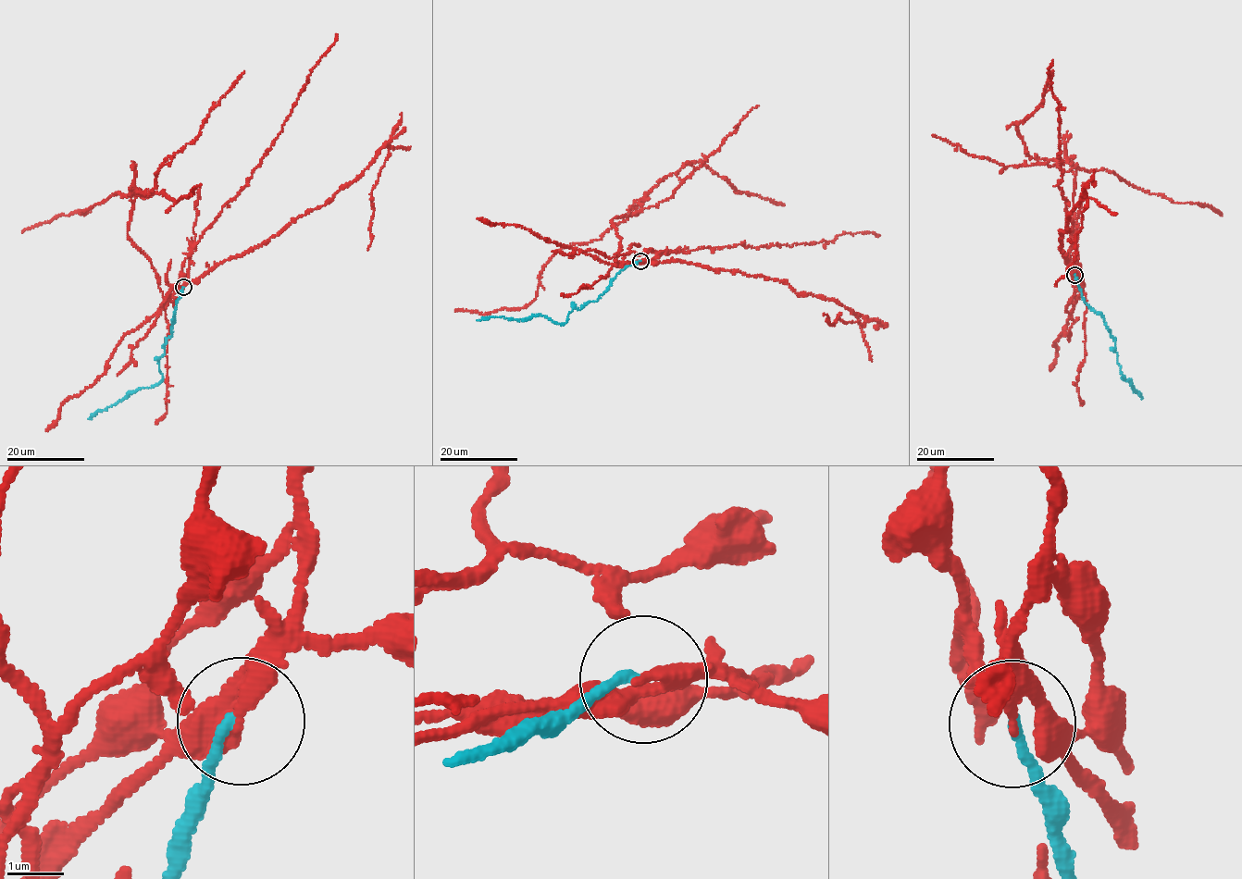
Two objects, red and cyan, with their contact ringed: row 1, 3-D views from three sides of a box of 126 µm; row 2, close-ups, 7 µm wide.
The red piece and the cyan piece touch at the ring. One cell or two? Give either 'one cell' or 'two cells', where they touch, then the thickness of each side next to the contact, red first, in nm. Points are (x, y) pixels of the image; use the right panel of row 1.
two cells | (1074, 275) | 200/170 nm

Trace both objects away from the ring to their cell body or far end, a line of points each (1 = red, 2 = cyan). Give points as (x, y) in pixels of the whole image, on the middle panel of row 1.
1: (639, 261), (615, 260), (616, 216), (631, 215), (552, 256), (523, 307), (454, 310)
2: (639, 261), (618, 273), (598, 299), (568, 313), (565, 323), (540, 315), (514, 320), (491, 315), (477, 320)

